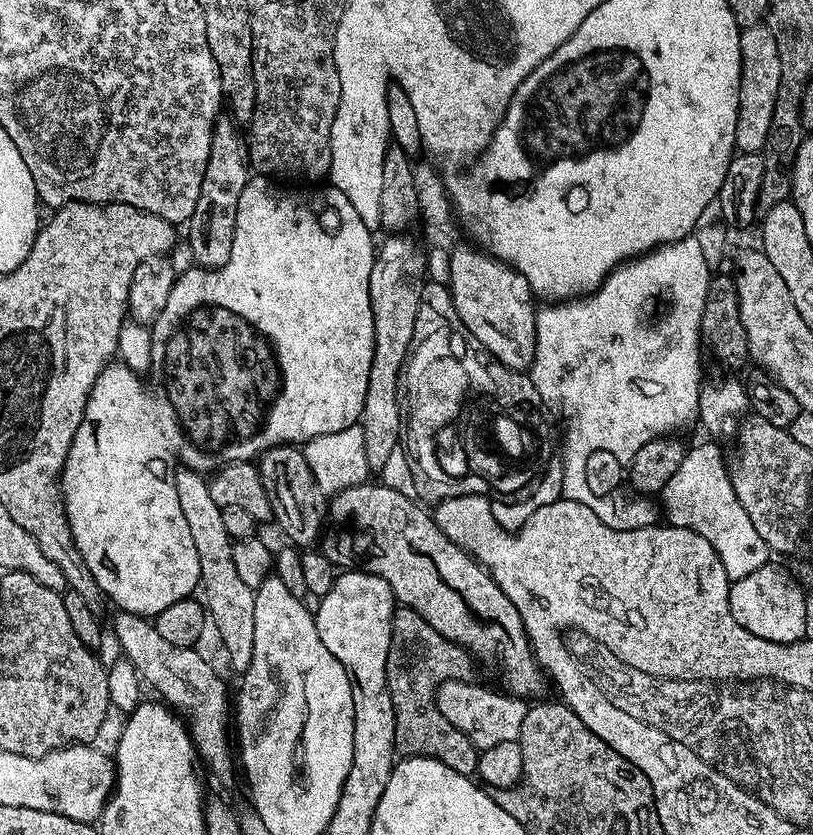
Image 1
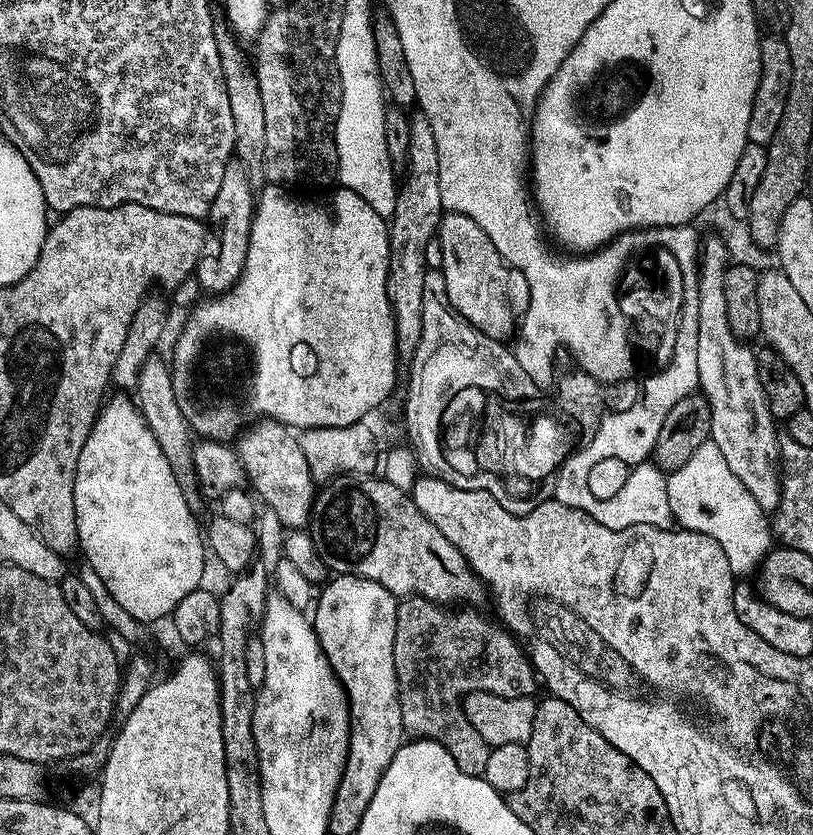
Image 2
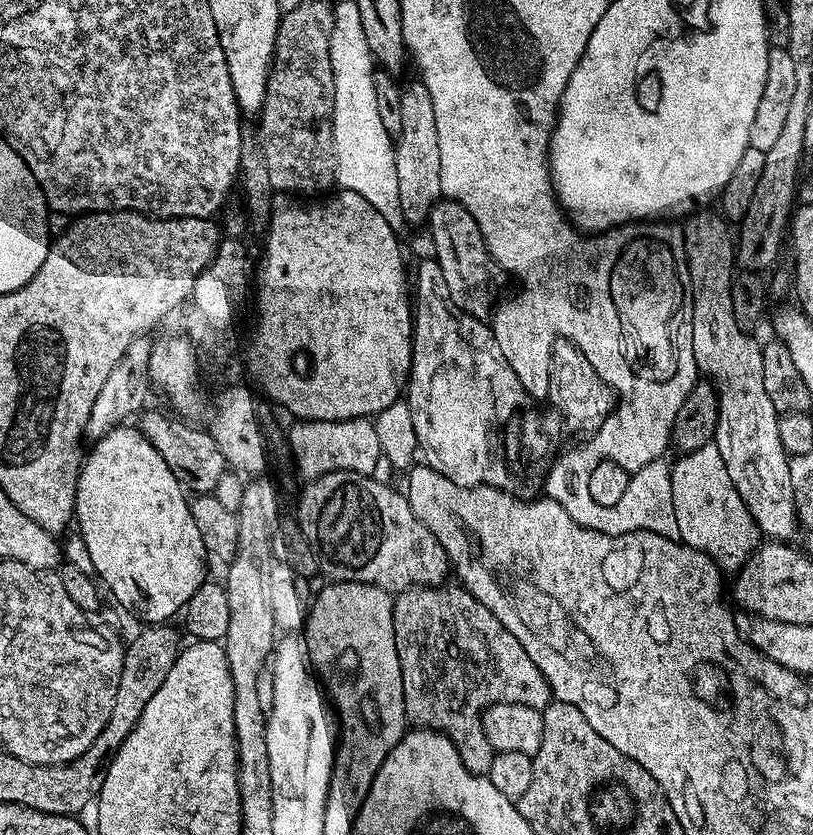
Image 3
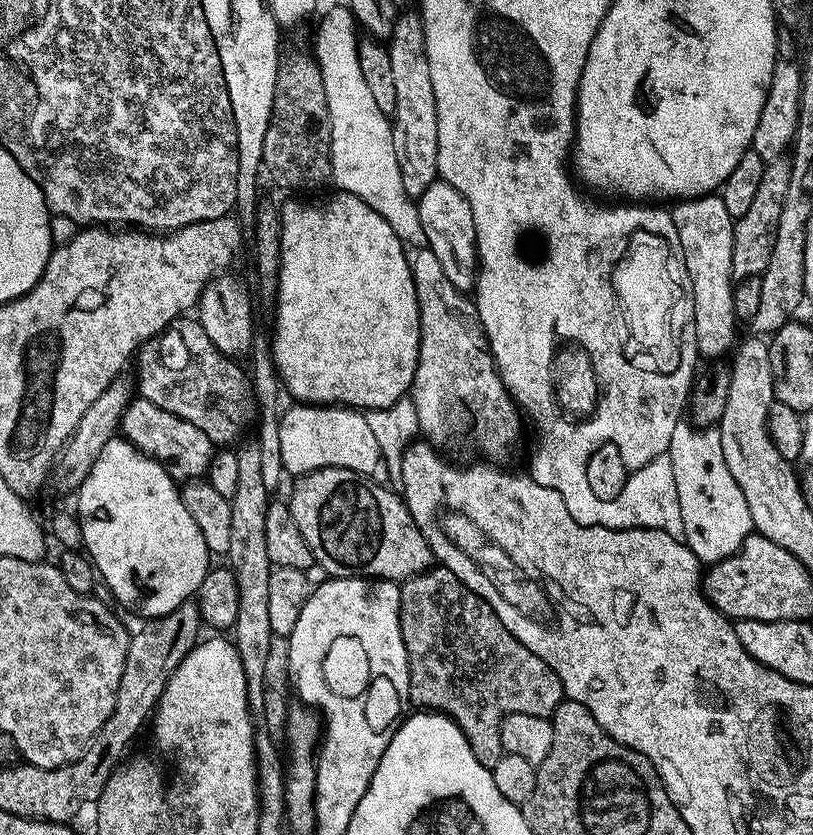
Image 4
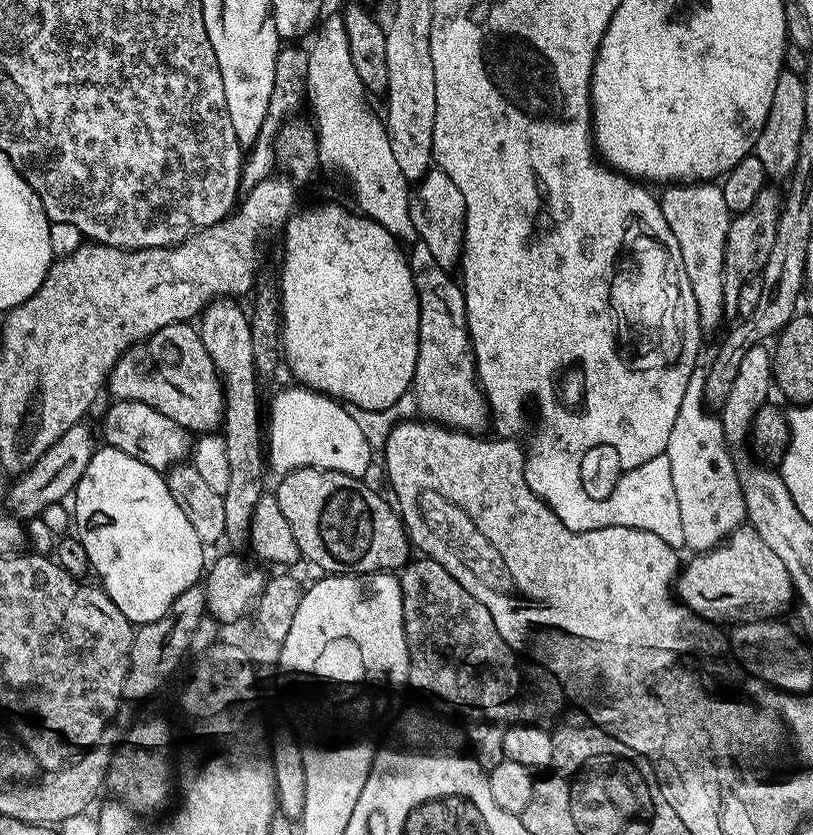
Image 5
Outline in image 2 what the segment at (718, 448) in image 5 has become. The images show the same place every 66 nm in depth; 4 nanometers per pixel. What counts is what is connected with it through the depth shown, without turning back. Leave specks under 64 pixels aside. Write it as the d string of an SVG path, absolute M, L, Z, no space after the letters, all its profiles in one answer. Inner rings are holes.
M716 444L698 447L684 466L671 472L667 482L672 519L681 529L699 530L716 539L737 577L744 578L747 572L759 569L766 550L774 544L769 517L742 482L734 478L734 470L730 470Z

